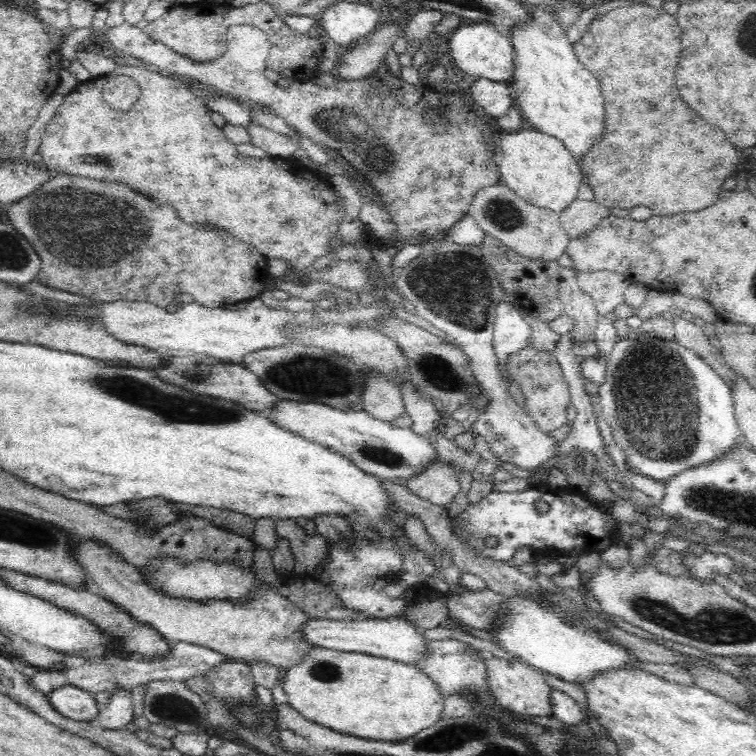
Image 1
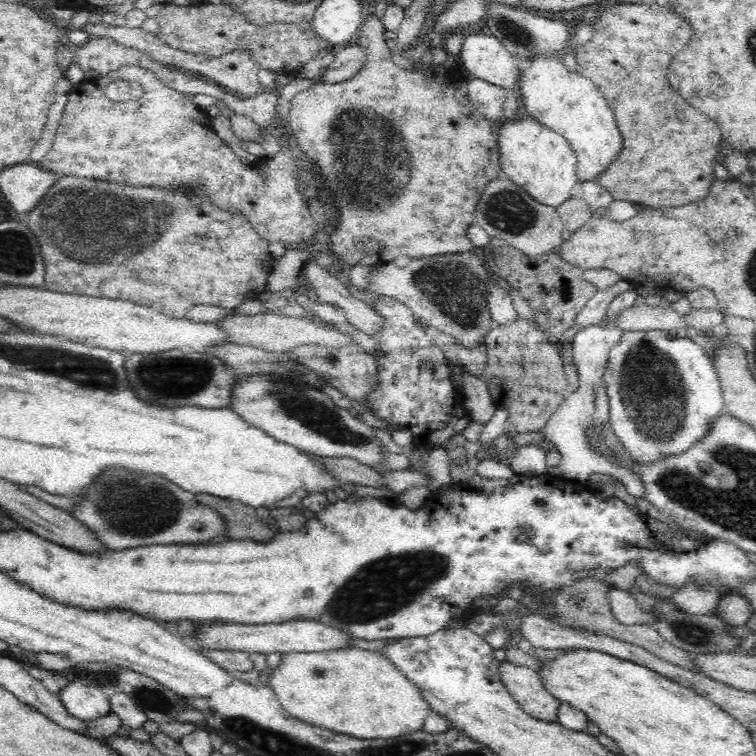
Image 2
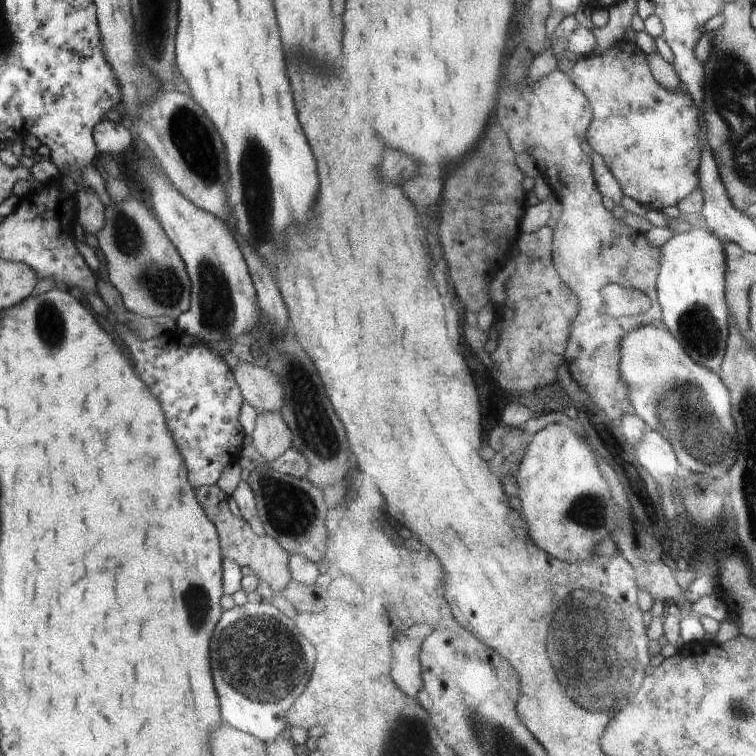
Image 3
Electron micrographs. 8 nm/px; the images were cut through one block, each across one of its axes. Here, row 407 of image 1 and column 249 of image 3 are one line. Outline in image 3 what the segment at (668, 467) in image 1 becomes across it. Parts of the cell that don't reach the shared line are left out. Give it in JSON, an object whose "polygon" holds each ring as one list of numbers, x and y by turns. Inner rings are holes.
{"polygon":[[252,597,243,605,235,605,222,613,210,638,210,666,224,721,230,726,251,734,262,742,287,736,287,712,303,694,316,662,314,647,296,628,294,621,271,603]]}

